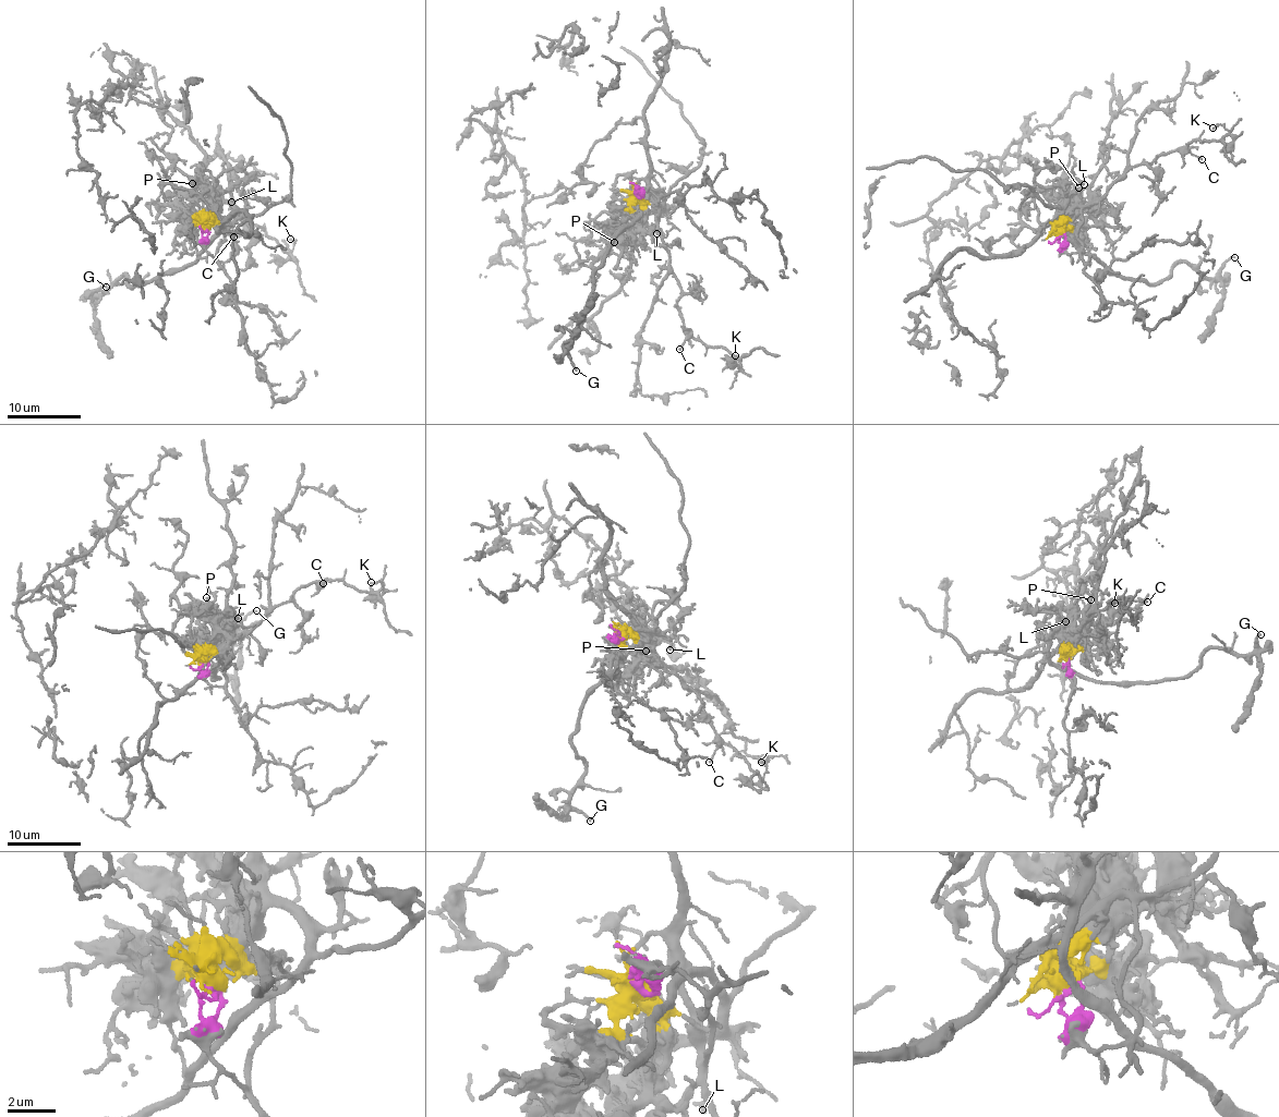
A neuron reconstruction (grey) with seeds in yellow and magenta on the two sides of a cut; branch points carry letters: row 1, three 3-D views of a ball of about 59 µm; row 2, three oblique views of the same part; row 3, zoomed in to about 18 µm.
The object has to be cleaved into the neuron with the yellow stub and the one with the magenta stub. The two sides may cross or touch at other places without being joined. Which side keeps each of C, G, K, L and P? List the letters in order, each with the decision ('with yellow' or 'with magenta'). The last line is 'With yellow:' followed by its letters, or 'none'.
C: with magenta
G: with yellow
K: with magenta
L: with yellow
P: with yellow
With yellow: G, L, P

